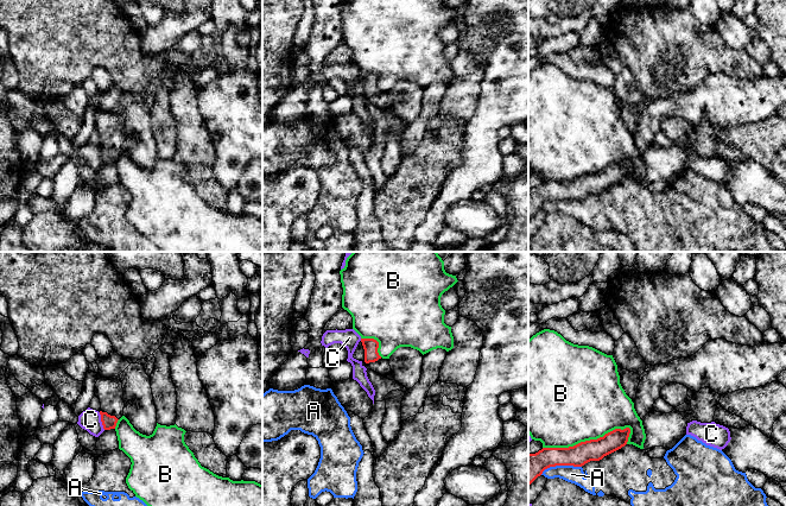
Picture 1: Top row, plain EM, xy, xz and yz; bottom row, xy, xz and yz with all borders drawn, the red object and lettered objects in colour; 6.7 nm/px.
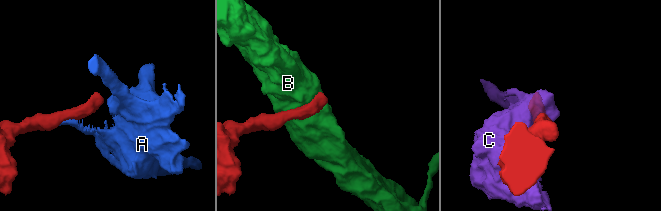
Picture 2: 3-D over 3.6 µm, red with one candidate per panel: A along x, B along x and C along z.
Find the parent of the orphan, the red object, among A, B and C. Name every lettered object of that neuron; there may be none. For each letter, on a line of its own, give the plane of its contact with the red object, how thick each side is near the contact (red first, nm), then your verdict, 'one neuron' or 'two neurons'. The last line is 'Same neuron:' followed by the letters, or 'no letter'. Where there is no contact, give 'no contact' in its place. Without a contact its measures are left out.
A: yz | 180/110 nm | two neurons
B: yz | 150/500 nm | two neurons
C: xy | 100/140 nm | two neurons
Same neuron: no letter

